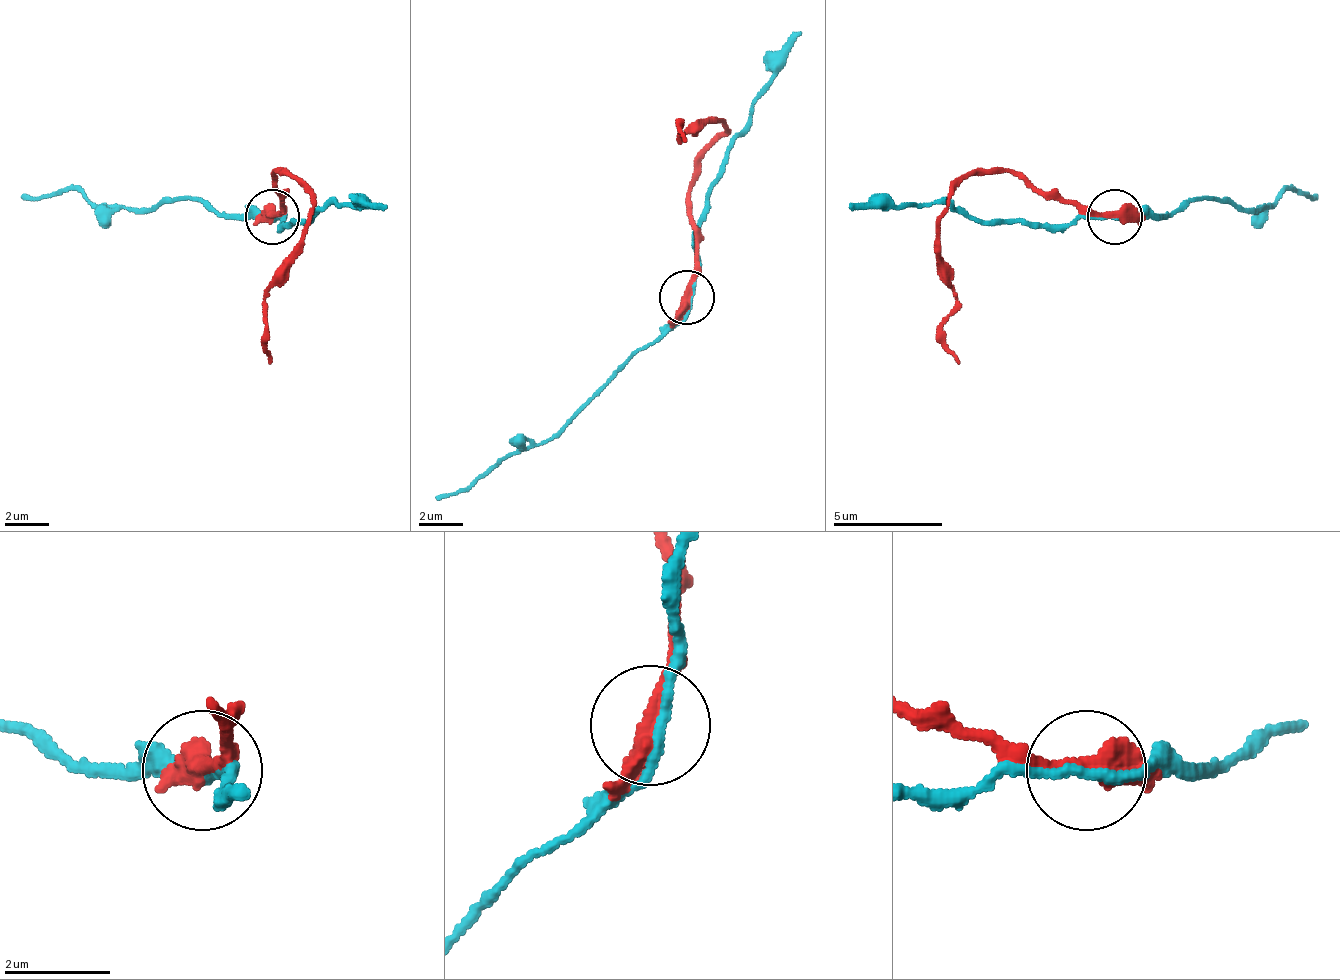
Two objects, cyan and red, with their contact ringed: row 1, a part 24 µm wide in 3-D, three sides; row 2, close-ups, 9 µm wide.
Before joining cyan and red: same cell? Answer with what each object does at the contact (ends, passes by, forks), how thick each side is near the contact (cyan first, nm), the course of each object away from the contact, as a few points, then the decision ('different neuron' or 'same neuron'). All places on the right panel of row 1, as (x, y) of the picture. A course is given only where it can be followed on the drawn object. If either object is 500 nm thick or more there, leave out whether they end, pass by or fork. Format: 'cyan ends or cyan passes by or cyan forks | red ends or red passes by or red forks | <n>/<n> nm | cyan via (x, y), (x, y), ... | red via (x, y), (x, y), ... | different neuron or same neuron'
cyan passes by | red passes by | 180/360 nm | cyan via (1116, 215), (1176, 215), (1192, 199), (1263, 209), (1285, 188), (1313, 199) | red via (1116, 215), (1078, 209), (990, 171), (974, 171), (946, 199), (941, 253), (957, 302), (946, 352), (957, 363) | different neuron

